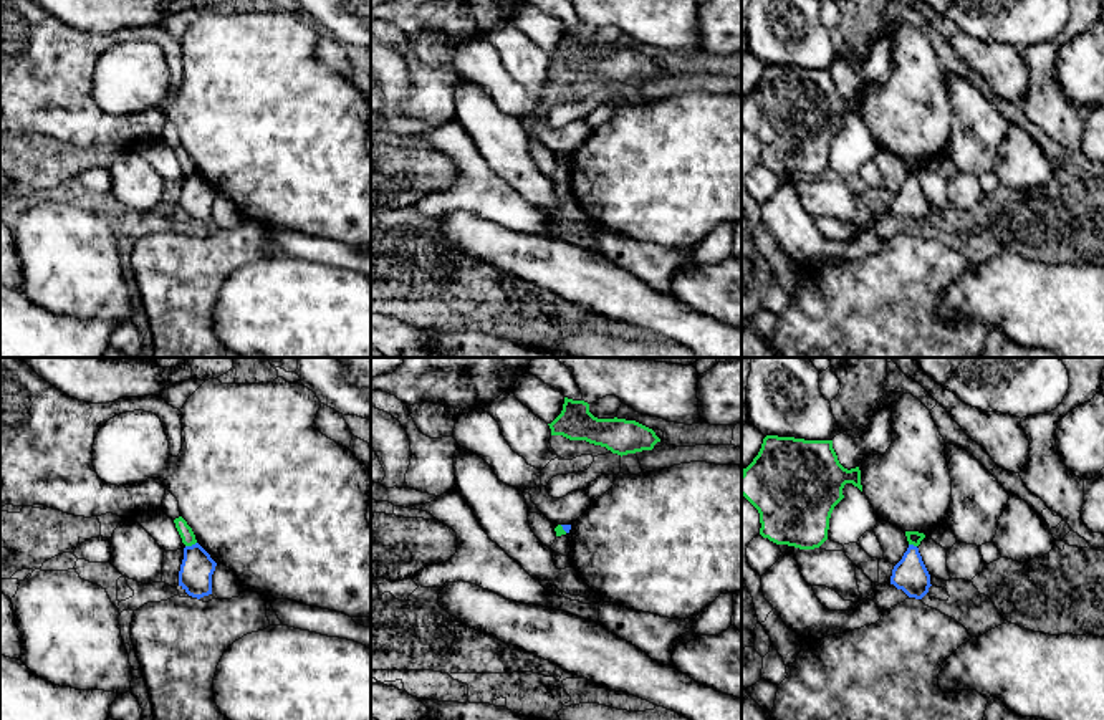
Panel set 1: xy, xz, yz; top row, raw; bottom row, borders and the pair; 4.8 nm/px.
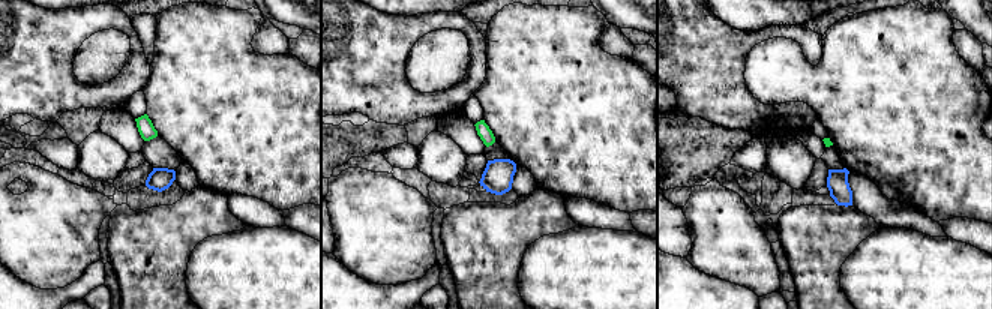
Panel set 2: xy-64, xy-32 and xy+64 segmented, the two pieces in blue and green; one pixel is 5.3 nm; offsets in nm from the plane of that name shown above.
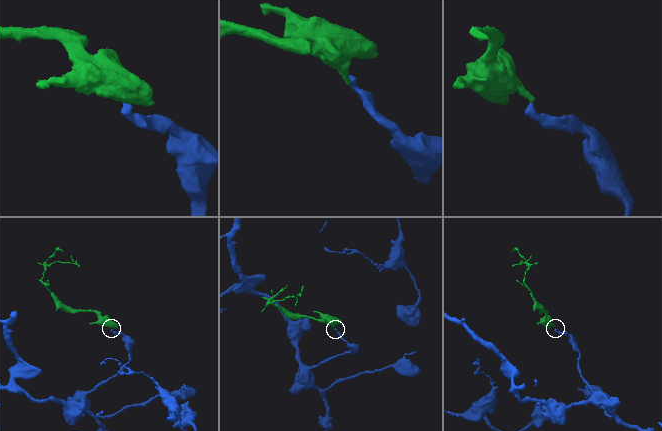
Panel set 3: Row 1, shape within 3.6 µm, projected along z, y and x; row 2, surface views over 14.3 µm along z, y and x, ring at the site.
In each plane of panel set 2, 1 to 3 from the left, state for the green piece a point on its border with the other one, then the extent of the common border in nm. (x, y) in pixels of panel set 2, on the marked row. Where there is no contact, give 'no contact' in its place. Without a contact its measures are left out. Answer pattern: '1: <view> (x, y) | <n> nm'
1: no contact
2: no contact
3: no contact

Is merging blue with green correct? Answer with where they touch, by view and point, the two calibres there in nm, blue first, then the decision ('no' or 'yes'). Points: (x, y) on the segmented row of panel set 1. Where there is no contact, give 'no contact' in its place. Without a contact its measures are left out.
xy (192, 545) | 160/70 nm | no

